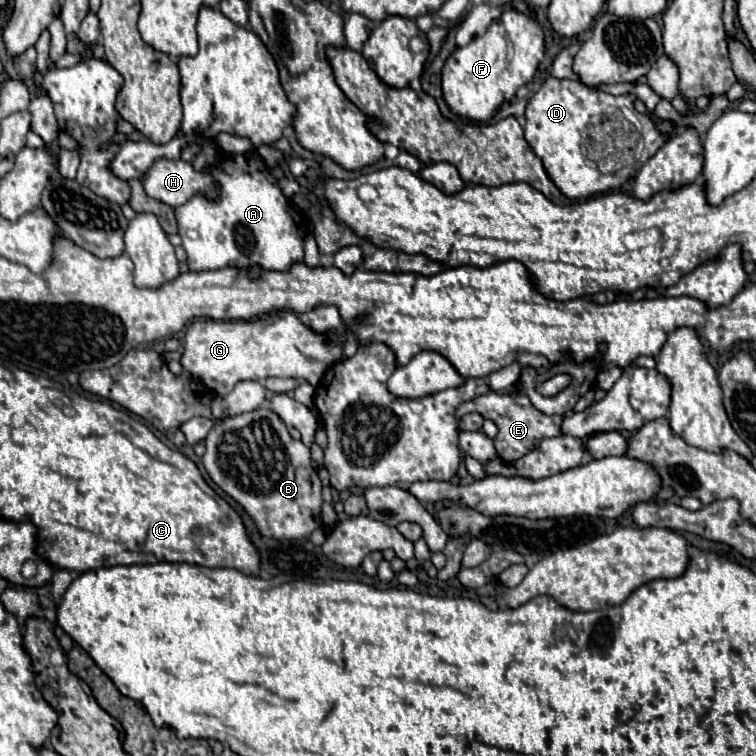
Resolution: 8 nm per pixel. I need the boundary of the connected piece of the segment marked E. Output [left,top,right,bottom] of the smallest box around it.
[458,391,562,461]

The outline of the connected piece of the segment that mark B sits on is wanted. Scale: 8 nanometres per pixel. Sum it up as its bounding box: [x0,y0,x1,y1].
[204,407,322,541]

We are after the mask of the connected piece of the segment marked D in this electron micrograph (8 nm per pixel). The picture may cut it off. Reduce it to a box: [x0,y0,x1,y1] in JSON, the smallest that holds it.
[524,77,634,199]

